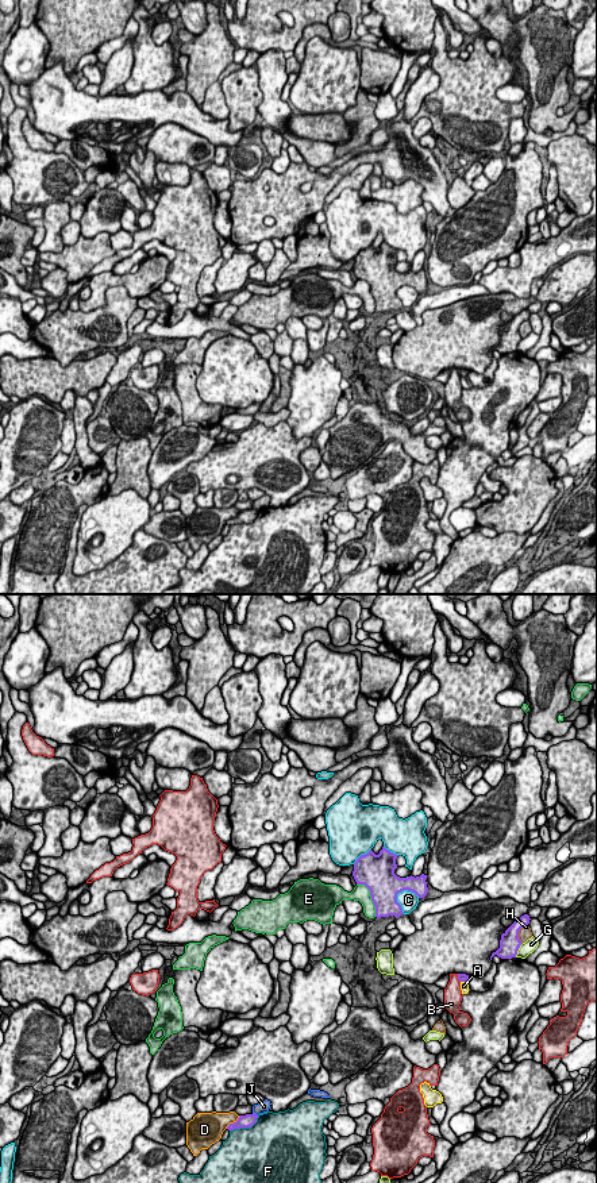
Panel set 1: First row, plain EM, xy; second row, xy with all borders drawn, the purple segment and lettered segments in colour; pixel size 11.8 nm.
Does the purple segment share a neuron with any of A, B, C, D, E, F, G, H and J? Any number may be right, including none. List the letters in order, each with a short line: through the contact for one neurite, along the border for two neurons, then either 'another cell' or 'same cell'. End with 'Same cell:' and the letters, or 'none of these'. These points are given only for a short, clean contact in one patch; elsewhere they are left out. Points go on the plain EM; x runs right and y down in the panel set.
A: line xy (461, 376), (465, 377); another cell
B: another cell
C: another cell
D: another cell
E: another cell
F: another cell
G: another cell
H: line xy (527, 319), (519, 326), (519, 335), (522, 338); another cell
J: another cell
Same cell: none of these

